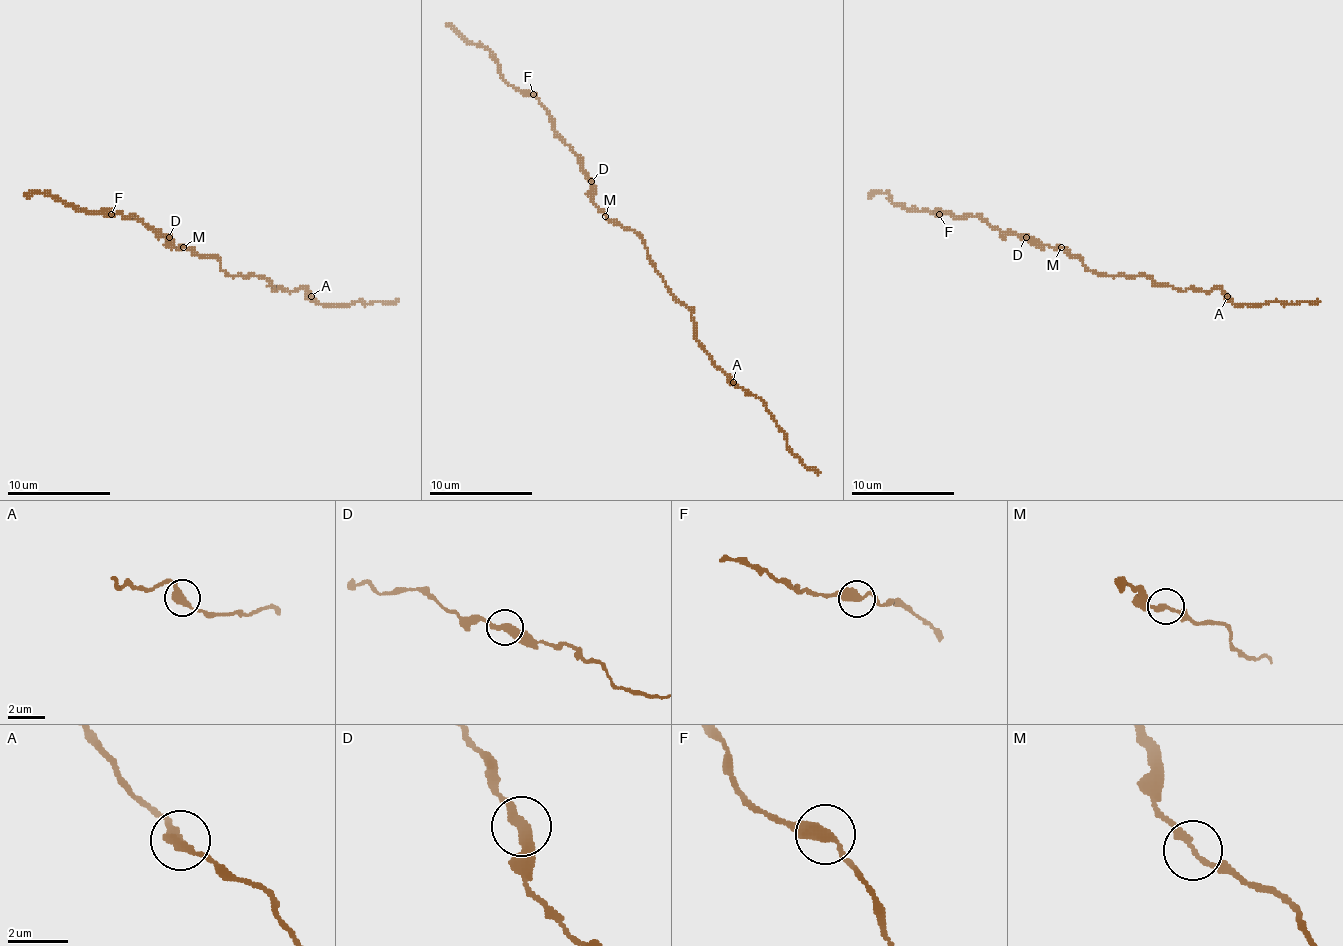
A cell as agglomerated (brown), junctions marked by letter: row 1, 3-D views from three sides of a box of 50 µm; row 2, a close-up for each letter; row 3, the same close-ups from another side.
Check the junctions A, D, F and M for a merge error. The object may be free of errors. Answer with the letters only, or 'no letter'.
no letter

